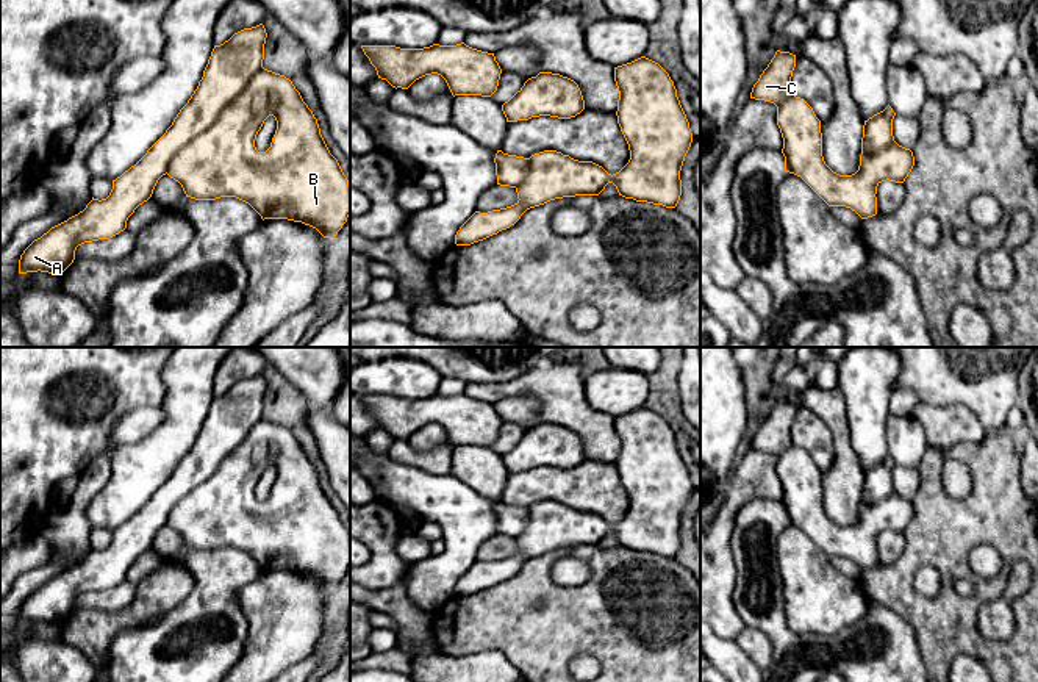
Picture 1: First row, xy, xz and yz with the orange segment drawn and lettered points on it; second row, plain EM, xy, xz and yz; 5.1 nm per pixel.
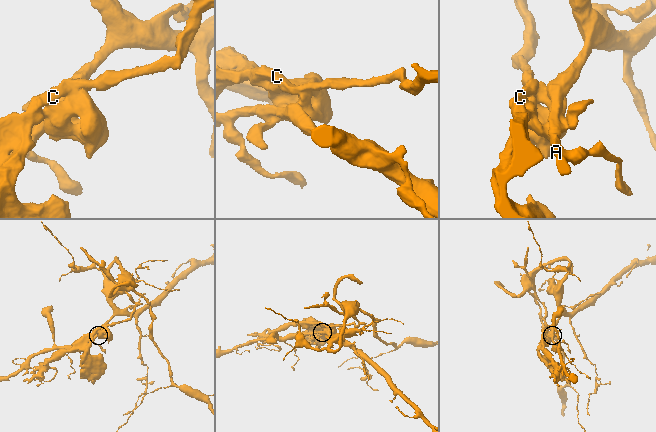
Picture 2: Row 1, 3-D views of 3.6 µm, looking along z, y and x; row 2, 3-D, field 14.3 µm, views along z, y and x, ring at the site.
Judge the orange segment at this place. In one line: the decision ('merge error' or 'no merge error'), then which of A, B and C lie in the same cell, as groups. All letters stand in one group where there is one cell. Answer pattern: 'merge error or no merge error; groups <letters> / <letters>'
merge error; groups A / B C

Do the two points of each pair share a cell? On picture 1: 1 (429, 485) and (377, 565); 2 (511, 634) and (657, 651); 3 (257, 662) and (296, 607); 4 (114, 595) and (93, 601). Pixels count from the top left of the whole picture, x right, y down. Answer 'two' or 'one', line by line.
1: two
2: one
3: one
4: one

